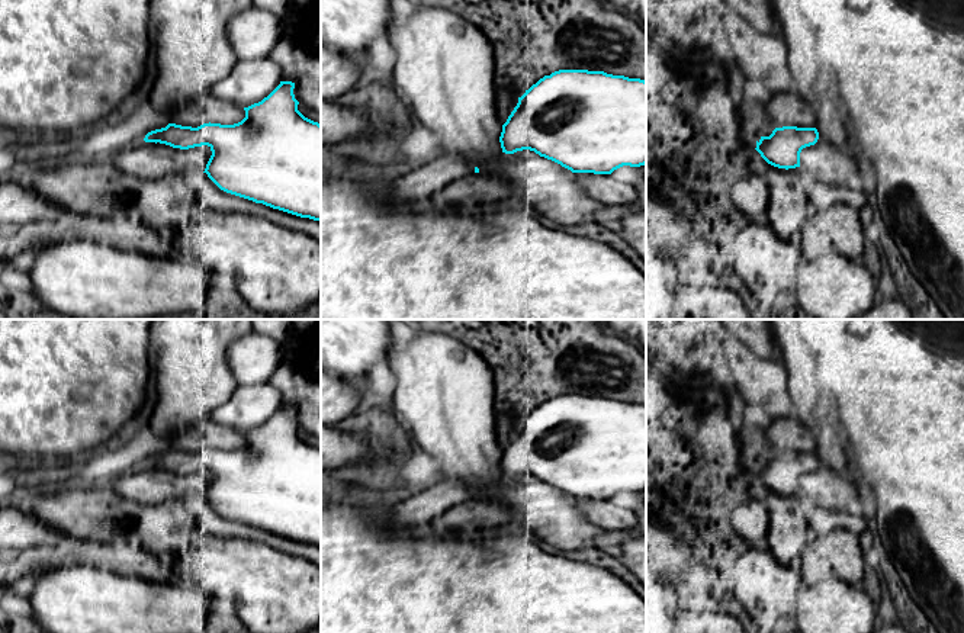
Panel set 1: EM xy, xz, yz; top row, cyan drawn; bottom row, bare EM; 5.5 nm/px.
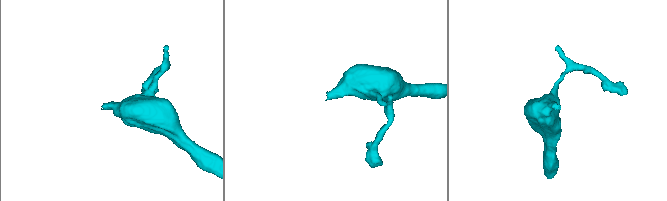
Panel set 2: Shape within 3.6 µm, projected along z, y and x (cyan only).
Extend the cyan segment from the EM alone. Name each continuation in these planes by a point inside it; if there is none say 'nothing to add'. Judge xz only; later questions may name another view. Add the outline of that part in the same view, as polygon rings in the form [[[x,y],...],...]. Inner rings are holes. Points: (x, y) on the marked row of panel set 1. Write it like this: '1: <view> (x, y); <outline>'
1: xz (418, 183); [[[447,155],[422,167],[411,168],[407,174],[383,184],[382,200],[392,208],[422,200],[472,173],[475,173],[473,164],[456,155]]]

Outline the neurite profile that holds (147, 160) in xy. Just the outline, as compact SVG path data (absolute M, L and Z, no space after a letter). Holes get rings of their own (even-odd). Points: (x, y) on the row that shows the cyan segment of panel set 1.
M141 142L118 151L110 163L135 177L161 179L181 171L205 171L211 155L208 145L180 150L160 142Z

